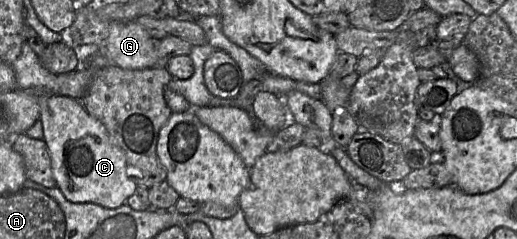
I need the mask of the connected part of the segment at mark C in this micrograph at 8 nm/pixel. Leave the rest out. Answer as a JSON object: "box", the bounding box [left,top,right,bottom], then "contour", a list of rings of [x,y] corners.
{"box":[39,96,138,209],"contour":[[[42,96],[39,121],[57,188],[68,201],[94,203],[108,209],[126,204],[138,184],[127,175],[125,154],[111,139],[105,126],[92,117],[82,103],[68,96]]]}

